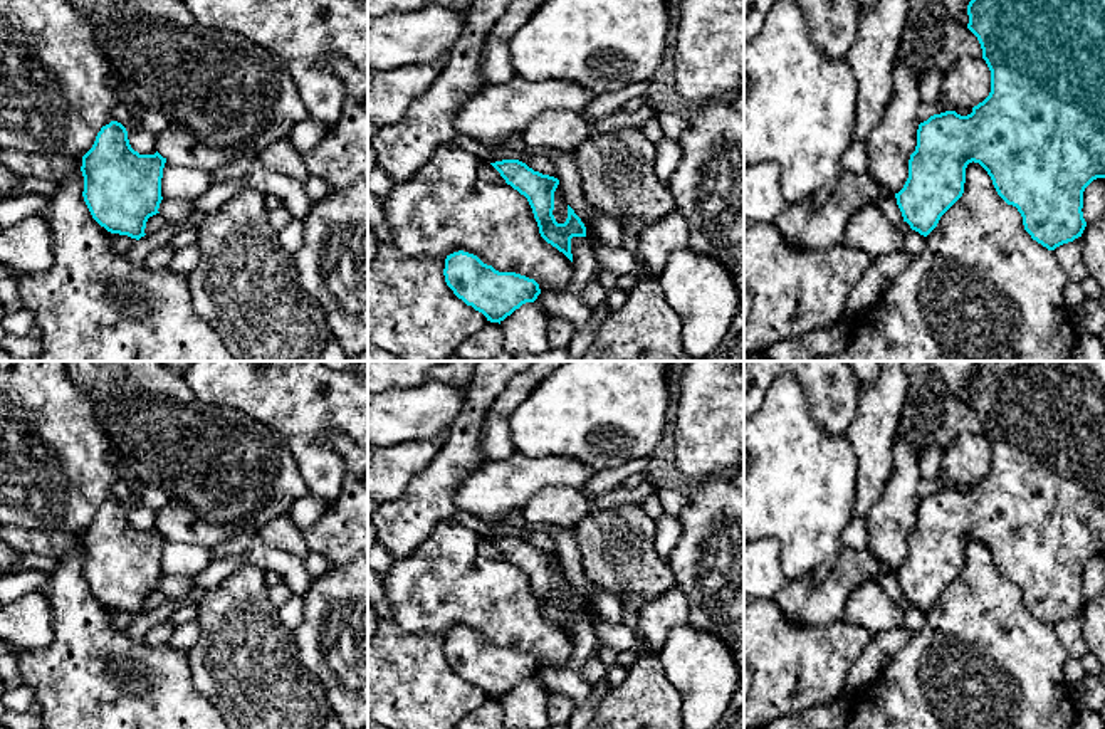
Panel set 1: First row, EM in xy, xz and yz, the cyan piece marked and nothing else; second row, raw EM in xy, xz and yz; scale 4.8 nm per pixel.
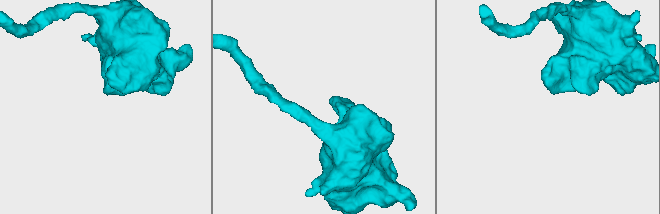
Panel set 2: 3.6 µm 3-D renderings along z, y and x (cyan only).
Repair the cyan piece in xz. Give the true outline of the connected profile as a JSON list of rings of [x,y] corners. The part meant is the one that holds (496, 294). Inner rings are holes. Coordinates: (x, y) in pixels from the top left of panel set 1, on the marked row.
[[[463,250],[447,255],[443,275],[458,299],[482,312],[487,321],[499,324],[541,294],[534,279],[516,272],[499,272]]]

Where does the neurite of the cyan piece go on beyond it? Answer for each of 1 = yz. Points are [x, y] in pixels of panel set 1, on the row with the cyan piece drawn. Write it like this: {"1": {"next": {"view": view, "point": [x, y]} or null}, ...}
{"1": {"next": null}}

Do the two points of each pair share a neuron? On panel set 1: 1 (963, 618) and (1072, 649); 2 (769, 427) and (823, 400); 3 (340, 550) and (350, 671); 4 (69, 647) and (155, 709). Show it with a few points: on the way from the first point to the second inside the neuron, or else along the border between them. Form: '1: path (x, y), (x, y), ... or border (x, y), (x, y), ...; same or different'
1: border (1052, 627), (1068, 655); different
2: border (796, 378), (810, 417), (837, 435); different
3: border (350, 560), (329, 568); different
4: path (91, 669), (133, 709); same

